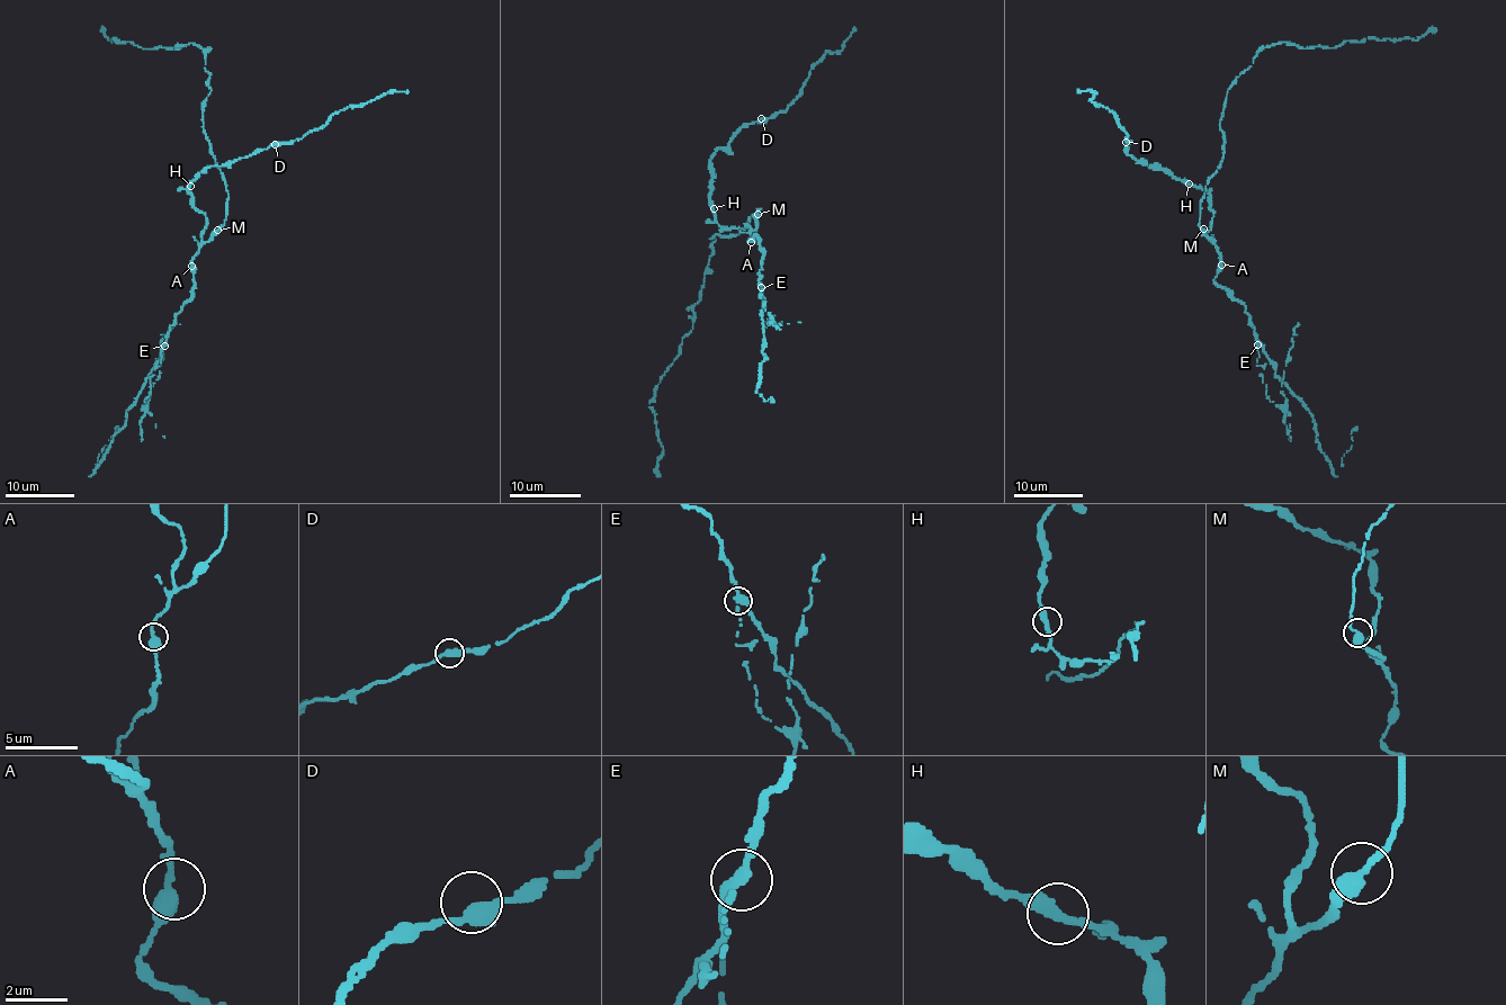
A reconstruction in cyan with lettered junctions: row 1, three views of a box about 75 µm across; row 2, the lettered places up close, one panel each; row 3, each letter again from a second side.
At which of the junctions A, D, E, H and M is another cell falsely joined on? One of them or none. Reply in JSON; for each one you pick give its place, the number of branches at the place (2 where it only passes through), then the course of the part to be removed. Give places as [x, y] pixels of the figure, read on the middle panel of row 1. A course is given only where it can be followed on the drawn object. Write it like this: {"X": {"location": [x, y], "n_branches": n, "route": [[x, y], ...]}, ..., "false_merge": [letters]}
{"E": {"location": [761, 287], "n_branches": 2, "route": [[761, 288], [763, 307], [772, 321], [770, 315], [773, 315], [767, 323], [781, 321]]}, "false_merge": ["E"]}

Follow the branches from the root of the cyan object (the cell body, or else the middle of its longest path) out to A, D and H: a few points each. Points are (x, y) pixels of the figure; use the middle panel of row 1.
A: (759, 208), (754, 218), (756, 227), (750, 233), (751, 242)
D: (759, 208), (753, 231), (746, 223), (745, 229), (722, 226), (710, 184), (710, 158), (761, 118)
H: (759, 208), (753, 231), (746, 223), (745, 229), (722, 226), (715, 220), (714, 208)

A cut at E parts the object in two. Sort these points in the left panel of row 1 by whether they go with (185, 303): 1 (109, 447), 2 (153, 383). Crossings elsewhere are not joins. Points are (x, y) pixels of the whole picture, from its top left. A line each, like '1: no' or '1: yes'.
1: yes
2: no

